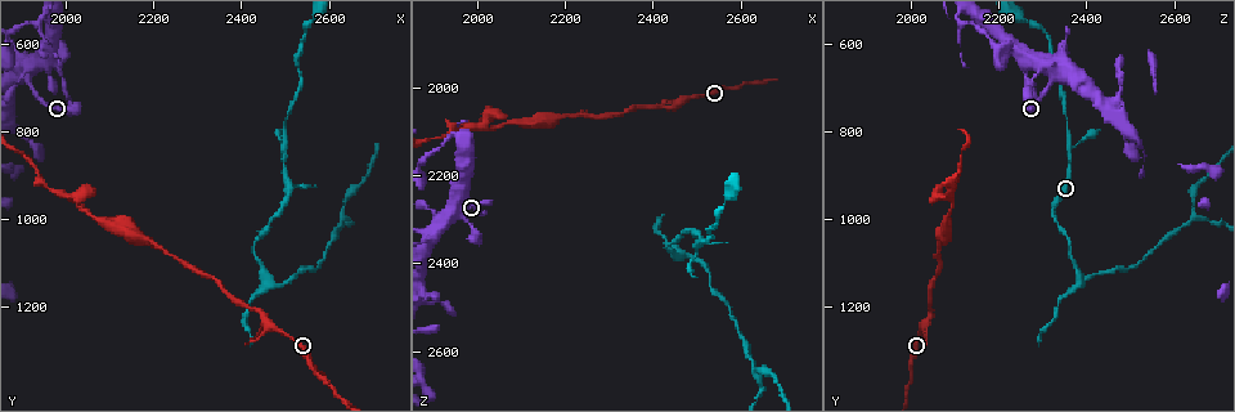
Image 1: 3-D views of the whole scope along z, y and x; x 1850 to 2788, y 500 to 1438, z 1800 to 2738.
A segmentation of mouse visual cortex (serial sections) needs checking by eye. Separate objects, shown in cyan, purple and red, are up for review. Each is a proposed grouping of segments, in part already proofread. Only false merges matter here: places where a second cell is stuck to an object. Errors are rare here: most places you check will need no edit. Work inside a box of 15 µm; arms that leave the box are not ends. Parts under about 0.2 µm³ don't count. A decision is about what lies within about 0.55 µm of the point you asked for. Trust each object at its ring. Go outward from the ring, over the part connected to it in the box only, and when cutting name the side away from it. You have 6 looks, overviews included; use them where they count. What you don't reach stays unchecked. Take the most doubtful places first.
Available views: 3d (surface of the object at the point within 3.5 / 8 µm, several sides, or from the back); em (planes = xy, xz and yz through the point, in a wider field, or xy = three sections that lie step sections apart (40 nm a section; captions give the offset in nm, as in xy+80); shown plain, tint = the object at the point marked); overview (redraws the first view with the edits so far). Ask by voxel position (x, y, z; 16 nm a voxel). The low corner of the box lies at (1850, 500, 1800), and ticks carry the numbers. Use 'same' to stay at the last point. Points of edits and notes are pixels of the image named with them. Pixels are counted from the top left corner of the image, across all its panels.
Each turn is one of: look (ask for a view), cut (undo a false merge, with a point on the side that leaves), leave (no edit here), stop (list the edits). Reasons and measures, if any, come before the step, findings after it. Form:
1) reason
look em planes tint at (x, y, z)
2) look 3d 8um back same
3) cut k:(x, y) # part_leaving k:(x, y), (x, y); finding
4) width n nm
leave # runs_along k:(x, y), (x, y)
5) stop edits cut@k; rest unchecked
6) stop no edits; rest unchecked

sudden change in width
look 3d 3.5um at (2485, 1245, 2030)

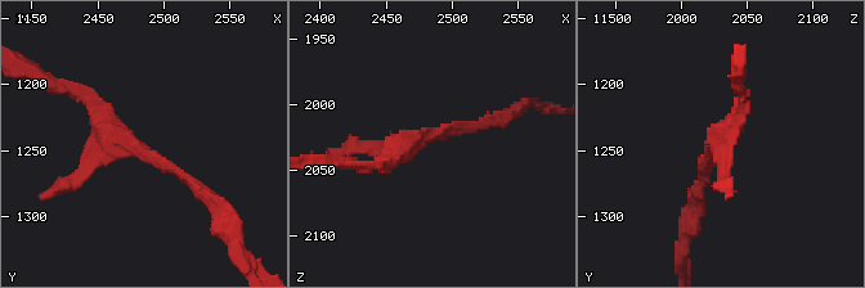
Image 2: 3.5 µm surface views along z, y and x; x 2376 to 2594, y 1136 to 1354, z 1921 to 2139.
look em xy step 5 tint at (2484, 1252, 2022)

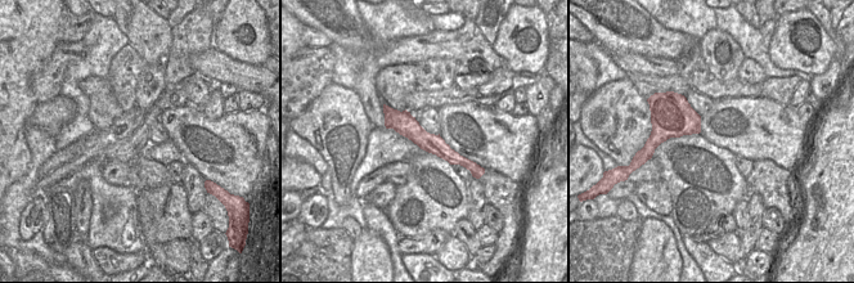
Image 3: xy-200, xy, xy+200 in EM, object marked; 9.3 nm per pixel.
leave # runs_along 3:(386, 109), (425, 140), (472, 167); one cell here

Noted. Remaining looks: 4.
abrupt turn
look 3d 3.5um back at (2475, 1155, 2385)

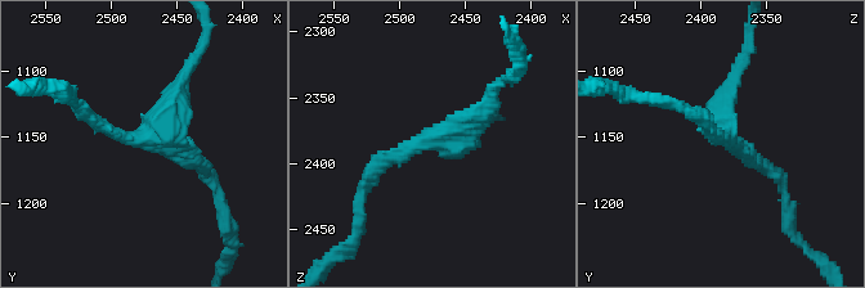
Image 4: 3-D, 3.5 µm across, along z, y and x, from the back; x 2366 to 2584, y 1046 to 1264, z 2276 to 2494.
look em xy step 5 tint at (2472, 1148, 2380)

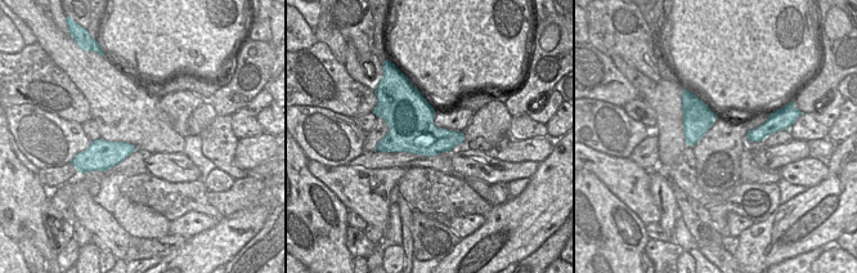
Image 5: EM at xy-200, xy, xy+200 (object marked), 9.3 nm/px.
leave # runs_along 4:(475, 129), (368, 175); one cell here

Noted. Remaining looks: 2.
three-way junction
look em xy step 3 tint at (2625, 990, 2645)

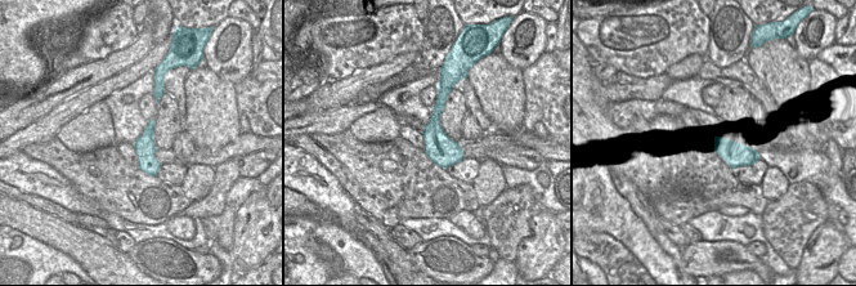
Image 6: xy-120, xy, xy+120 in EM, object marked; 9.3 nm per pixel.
look 3d 3.5um same

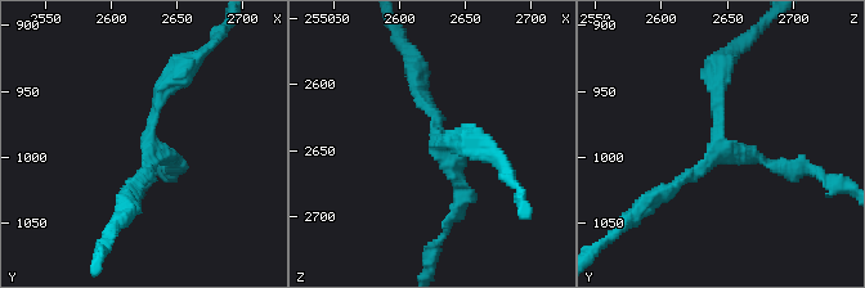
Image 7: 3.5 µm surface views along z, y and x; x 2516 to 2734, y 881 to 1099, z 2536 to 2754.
leave # all the same cell

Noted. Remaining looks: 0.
stop no edits; rest unchecked

